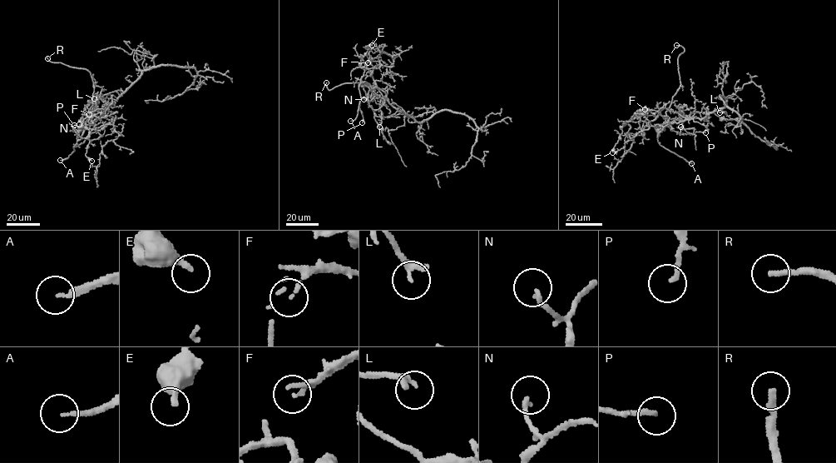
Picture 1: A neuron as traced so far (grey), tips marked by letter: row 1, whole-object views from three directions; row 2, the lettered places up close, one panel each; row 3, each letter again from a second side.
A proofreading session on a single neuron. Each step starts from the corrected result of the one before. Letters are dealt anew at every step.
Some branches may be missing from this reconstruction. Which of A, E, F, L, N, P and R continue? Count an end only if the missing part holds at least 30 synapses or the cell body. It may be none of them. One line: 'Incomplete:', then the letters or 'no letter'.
Incomplete: A, L, R

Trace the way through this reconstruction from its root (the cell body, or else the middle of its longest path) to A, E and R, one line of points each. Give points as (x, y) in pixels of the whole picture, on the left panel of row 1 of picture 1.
A: (127, 88), (106, 107), (101, 116), (87, 124), (73, 147), (74, 151), (60, 160)
E: (127, 88), (112, 103), (100, 109), (92, 107), (93, 125), (89, 127), (91, 130), (85, 154), (91, 161)
R: (127, 88), (112, 103), (96, 108), (91, 73), (47, 58)

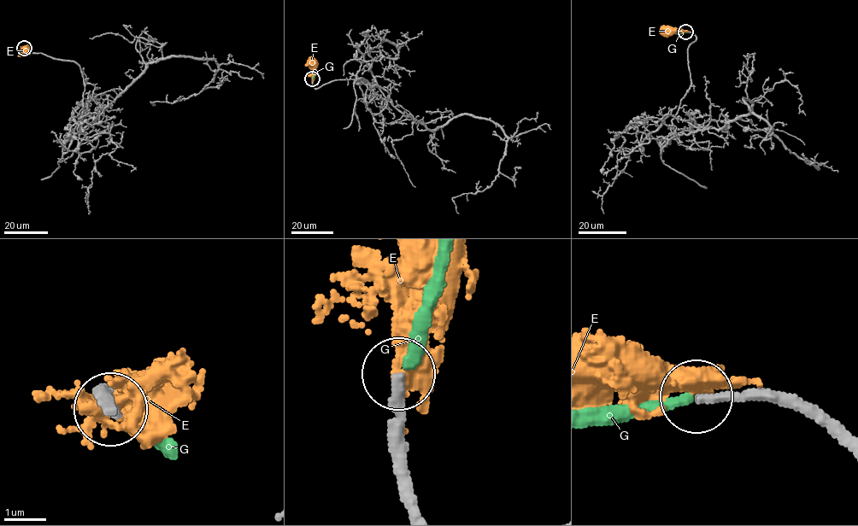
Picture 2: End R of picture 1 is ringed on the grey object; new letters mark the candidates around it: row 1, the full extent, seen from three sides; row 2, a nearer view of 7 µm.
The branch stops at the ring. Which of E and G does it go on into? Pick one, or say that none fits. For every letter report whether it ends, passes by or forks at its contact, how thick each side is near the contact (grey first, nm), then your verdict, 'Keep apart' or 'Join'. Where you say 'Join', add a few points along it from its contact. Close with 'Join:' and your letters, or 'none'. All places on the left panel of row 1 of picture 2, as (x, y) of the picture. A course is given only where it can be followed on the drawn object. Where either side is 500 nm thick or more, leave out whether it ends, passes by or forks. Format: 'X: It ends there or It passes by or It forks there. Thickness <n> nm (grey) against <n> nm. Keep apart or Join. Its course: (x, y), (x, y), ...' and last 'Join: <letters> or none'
E: It passes by. Thickness 240 nm (grey) against 400 nm. Keep apart
G: It ends there. Thickness 220 nm (grey) against 240 nm. Keep apart
Join: none

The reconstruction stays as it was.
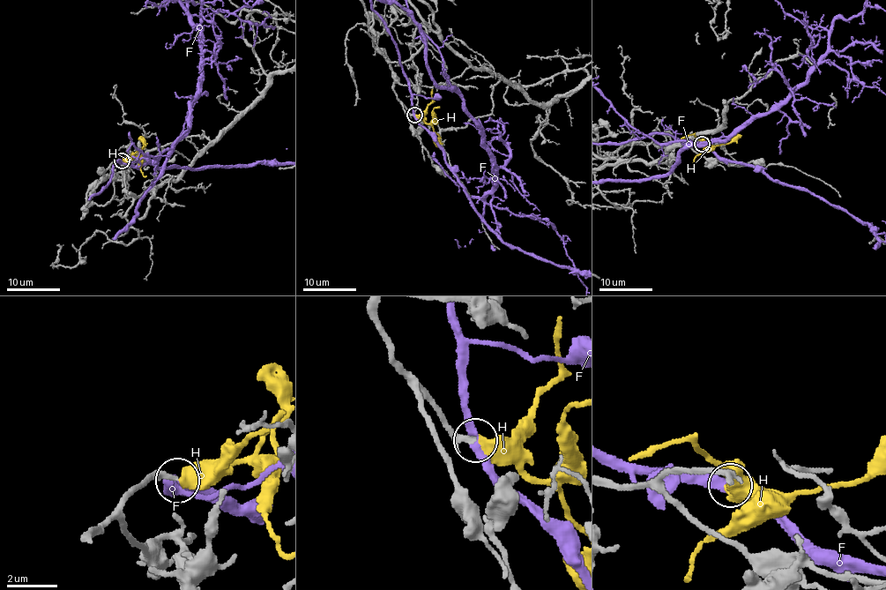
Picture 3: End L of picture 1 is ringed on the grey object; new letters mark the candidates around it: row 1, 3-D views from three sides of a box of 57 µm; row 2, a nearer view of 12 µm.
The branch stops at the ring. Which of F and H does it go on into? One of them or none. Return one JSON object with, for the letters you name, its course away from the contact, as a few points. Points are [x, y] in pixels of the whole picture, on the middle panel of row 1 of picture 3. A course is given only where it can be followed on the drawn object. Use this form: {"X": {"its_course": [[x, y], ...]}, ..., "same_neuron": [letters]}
{"H": {"its_course": [[414, 115], [429, 124], [439, 136], [437, 146]]}, "same_neuron": ["H"]}

